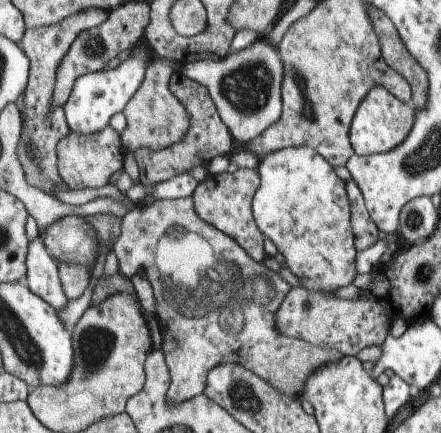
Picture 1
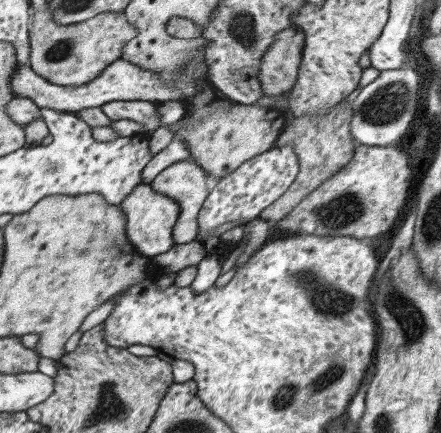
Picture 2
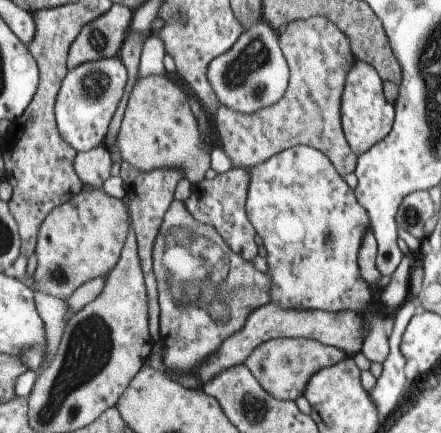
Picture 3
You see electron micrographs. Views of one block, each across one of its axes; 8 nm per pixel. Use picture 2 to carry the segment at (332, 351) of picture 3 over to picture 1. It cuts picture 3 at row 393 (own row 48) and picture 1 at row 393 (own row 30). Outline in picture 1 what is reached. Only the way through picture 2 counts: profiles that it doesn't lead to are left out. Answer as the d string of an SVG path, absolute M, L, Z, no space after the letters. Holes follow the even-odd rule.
M191 198L155 200L151 206L137 206L133 212L127 212L121 218L121 234L111 248L117 256L117 272L121 276L131 278L137 272L145 272L153 286L157 304L155 320L163 338L159 348L163 350L165 364L171 376L167 388L169 404L179 404L203 394L207 384L207 372L217 364L241 364L253 374L257 374L257 378L279 390L283 396L299 398L307 378L315 370L327 364L335 364L343 358L341 352L327 352L305 340L285 338L275 332L273 316L291 286L275 272L249 258L231 236L203 222L195 214Z

